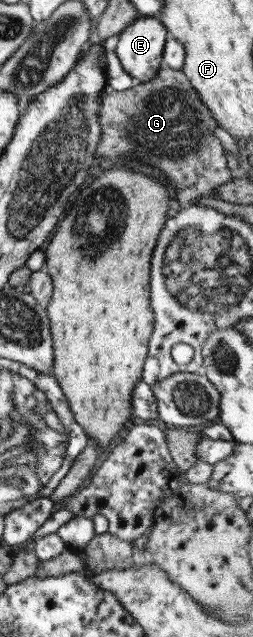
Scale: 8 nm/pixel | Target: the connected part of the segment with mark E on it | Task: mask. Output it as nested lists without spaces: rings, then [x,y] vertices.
[[[136,17],[116,35],[113,51],[123,70],[138,83],[143,83],[160,68],[167,35],[166,28],[157,17]]]

